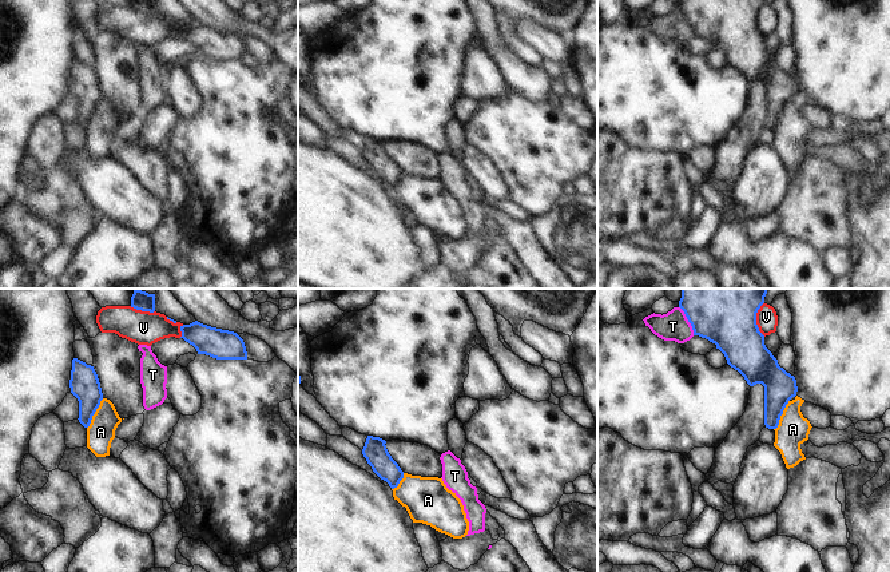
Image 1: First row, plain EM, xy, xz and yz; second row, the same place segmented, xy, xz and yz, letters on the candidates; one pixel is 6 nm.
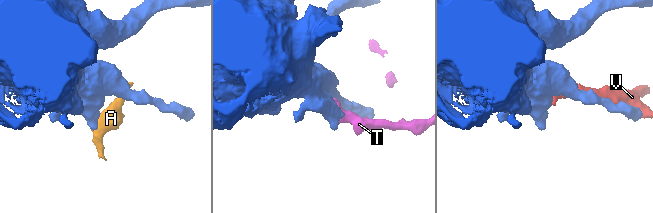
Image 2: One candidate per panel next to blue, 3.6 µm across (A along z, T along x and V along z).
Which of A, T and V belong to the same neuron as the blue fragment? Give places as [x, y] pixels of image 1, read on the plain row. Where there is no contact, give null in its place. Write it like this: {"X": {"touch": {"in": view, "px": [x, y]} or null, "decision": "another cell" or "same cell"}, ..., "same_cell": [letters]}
{"A": {"touch": {"in": "yz", "px": [782, 114]}, "decision": "another cell"}, "T": {"touch": {"in": "yz", "px": [688, 22]}, "decision": "another cell"}, "V": {"touch": {"in": "yz", "px": [755, 20]}, "decision": "another cell"}, "same_cell": []}

